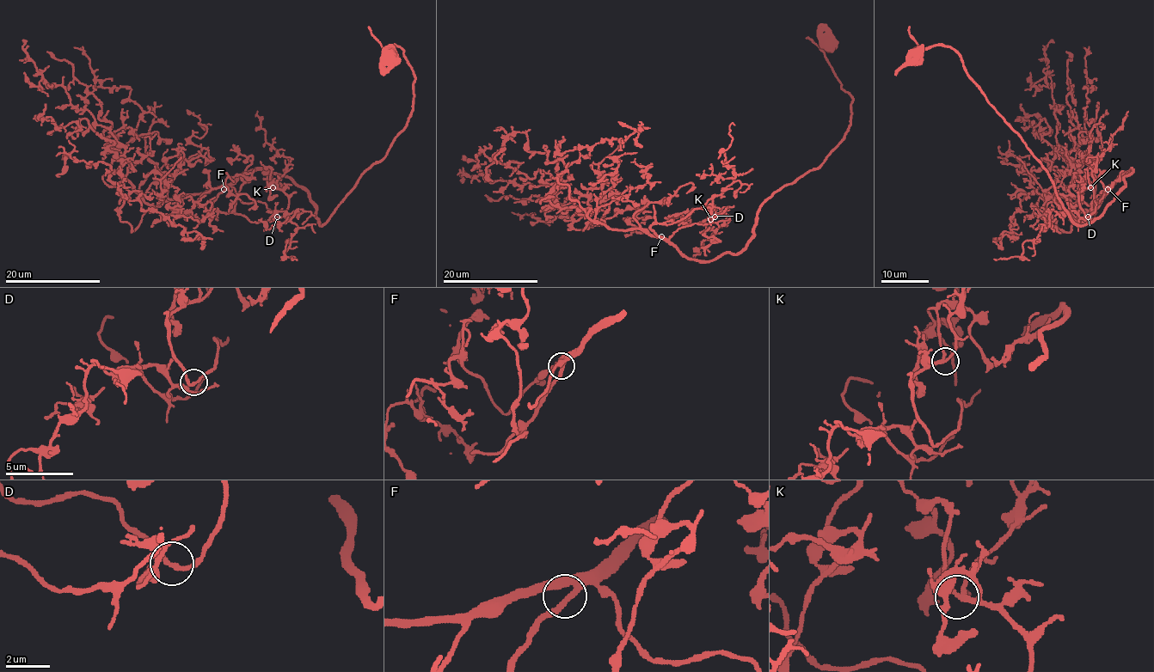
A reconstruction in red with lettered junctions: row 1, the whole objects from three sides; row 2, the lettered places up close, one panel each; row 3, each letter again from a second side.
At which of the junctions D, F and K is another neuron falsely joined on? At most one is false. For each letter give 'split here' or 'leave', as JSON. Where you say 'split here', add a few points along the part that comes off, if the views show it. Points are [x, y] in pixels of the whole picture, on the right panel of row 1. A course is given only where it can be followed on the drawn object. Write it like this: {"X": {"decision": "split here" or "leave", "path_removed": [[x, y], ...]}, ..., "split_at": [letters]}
{"D": {"decision": "leave"}, "F": {"decision": "leave"}, "K": {"decision": "leave"}, "split_at": []}

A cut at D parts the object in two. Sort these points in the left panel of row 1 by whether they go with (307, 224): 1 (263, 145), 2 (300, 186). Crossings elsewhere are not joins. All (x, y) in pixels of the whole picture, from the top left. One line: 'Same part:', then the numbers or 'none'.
Same part: 2

